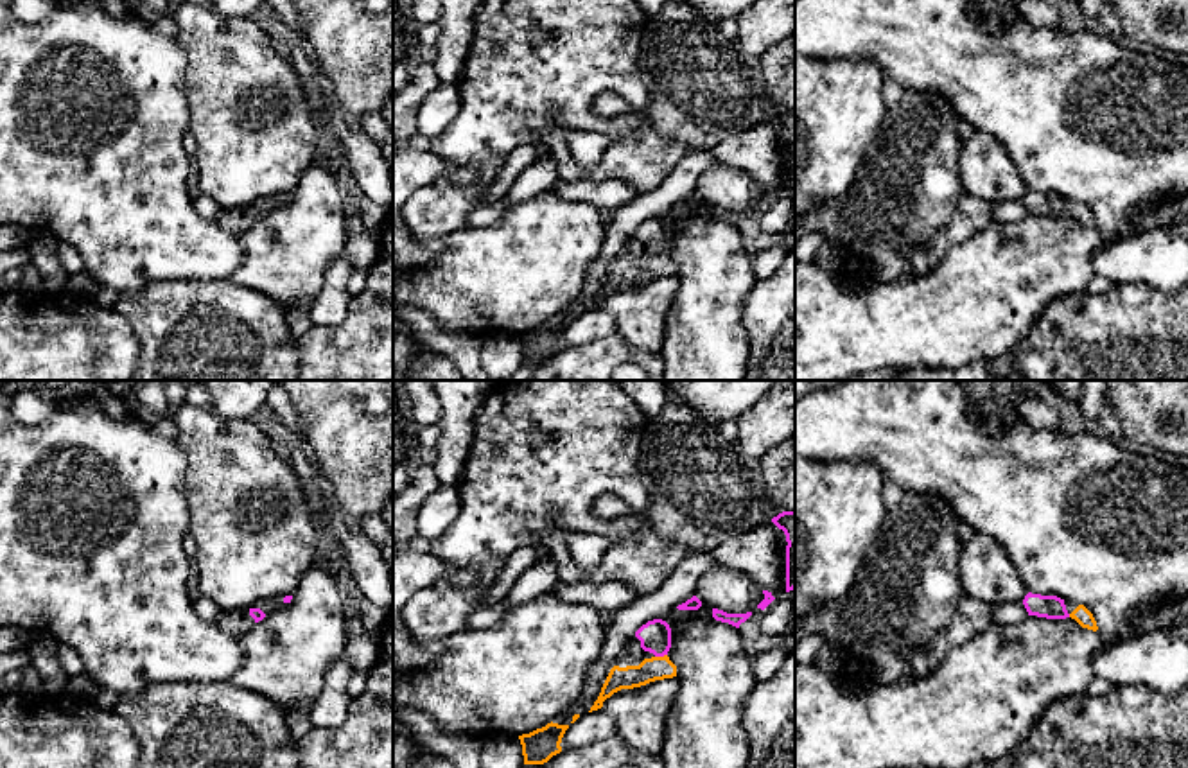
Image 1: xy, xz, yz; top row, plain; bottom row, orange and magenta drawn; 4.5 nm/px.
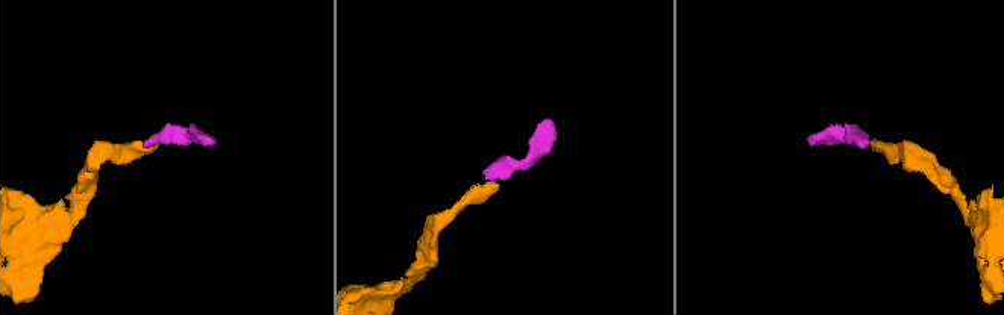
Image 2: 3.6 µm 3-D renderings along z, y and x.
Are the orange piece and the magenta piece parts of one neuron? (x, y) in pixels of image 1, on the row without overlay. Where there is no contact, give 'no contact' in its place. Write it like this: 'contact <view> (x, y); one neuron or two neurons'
contact xz (661, 255); one neuron

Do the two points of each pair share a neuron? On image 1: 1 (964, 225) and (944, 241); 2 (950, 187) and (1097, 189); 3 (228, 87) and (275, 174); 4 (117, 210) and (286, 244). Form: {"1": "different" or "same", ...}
{"1": "same", "2": "different", "3": "same", "4": "different"}

